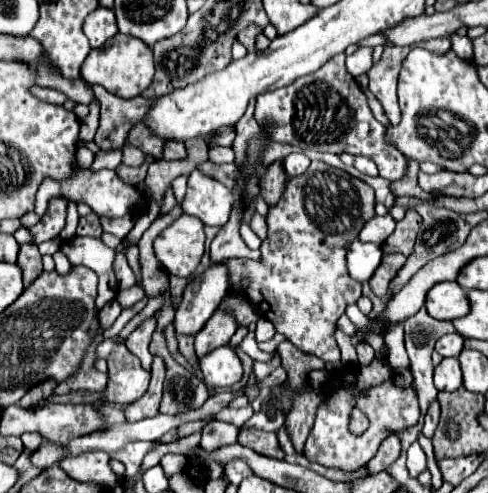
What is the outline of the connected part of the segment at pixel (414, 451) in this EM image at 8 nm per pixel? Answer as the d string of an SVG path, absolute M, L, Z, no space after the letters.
M412 443L410 449L408 449L408 471L412 477L418 477L420 471L426 469L426 455L420 447L420 443Z

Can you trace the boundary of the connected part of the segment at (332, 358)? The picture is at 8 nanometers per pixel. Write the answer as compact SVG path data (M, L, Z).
M312 161L310 169L286 183L286 191L278 205L268 211L268 237L262 241L262 261L252 259L226 259L230 271L230 287L236 289L242 279L248 279L248 287L242 289L258 315L270 319L278 333L286 335L300 351L316 355L326 363L340 361L340 349L334 339L338 317L350 303L356 303L364 315L370 315L372 301L362 295L362 287L346 271L346 249L368 219L374 217L374 189L364 181L350 177L344 171L332 169L320 161Z

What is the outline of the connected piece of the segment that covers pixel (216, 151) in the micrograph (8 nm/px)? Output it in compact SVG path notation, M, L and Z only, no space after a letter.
M214 147L214 149L210 149L210 161L214 161L214 163L234 163L232 147Z

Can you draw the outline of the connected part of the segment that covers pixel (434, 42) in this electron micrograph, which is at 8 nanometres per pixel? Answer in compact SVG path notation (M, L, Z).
M440 37L440 39L430 39L430 41L422 41L420 43L420 47L422 49L428 49L428 51L432 51L432 53L438 53L438 55L442 55L442 53L446 53L446 51L450 51L450 39L448 37Z

